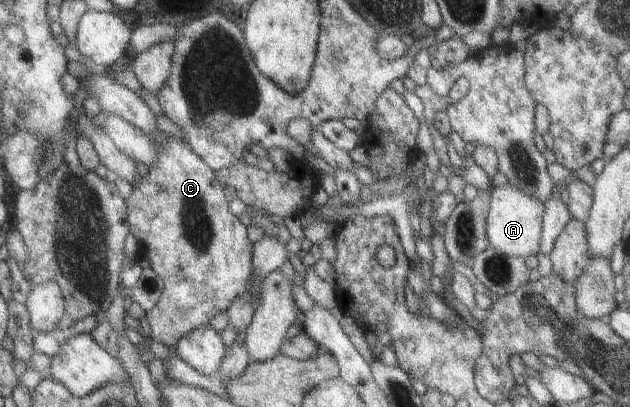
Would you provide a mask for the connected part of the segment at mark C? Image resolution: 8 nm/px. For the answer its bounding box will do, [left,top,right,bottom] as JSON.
[127,136,264,348]

